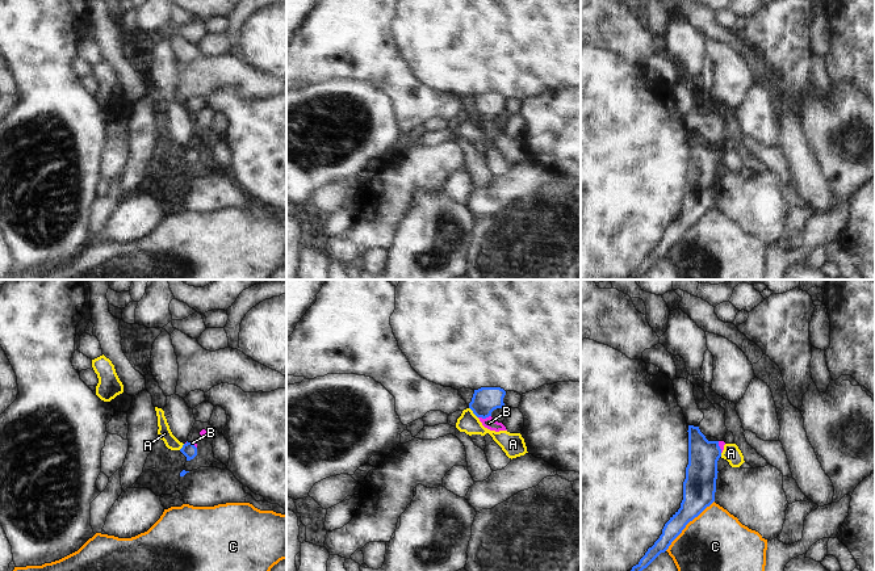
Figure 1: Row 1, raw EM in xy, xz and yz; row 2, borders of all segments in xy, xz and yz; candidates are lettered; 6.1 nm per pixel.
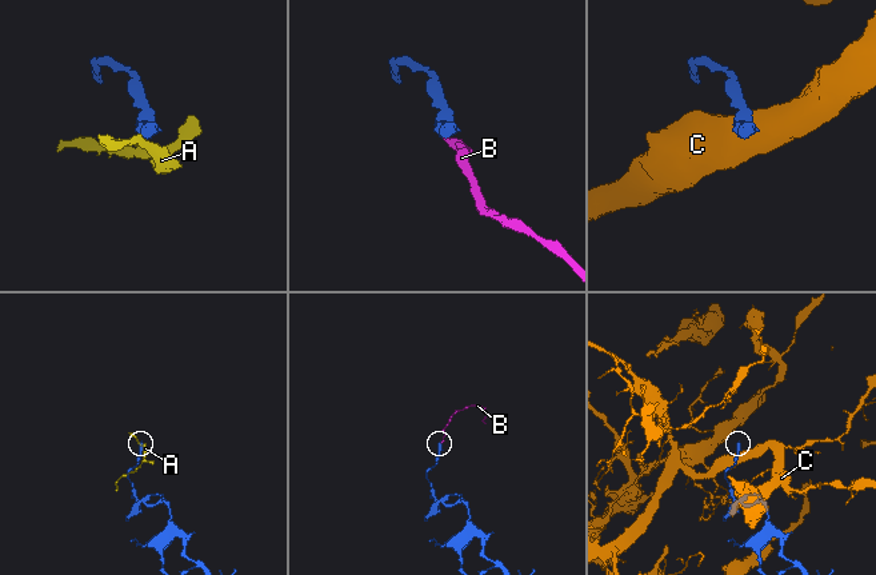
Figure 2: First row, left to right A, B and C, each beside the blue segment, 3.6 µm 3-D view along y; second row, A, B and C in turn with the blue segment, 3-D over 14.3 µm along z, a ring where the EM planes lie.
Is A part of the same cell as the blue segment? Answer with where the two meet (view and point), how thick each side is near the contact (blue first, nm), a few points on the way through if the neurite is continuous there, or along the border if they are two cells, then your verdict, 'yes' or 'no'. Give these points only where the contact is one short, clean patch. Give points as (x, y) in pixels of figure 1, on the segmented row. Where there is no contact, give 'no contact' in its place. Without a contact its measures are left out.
contact xz (473, 412); calibres 160 and 120 nm; border xz (469, 407), (477, 418); no

